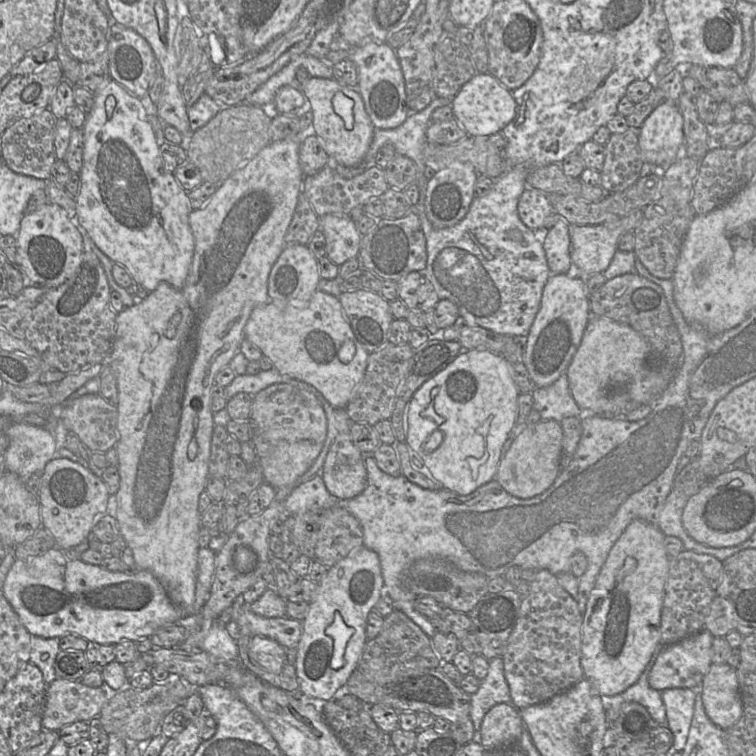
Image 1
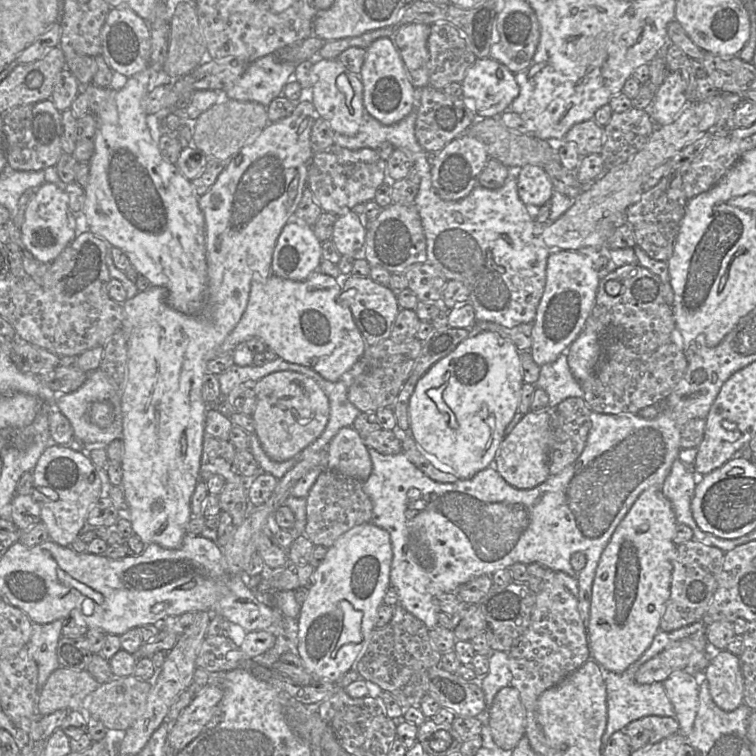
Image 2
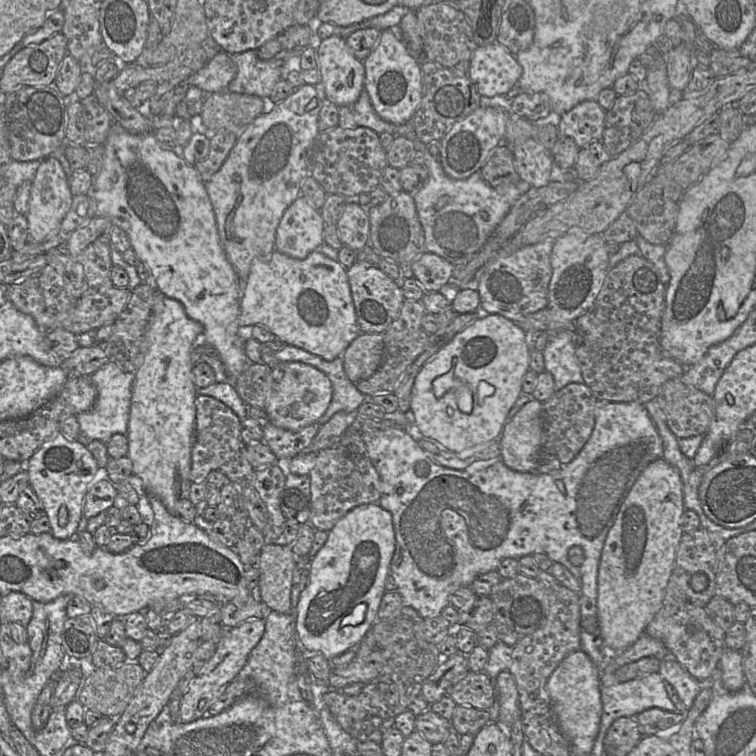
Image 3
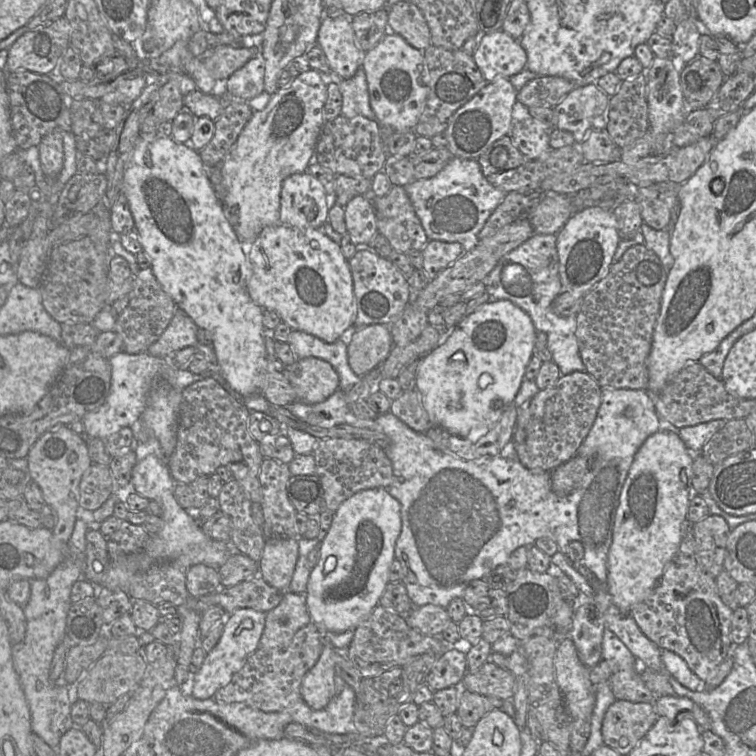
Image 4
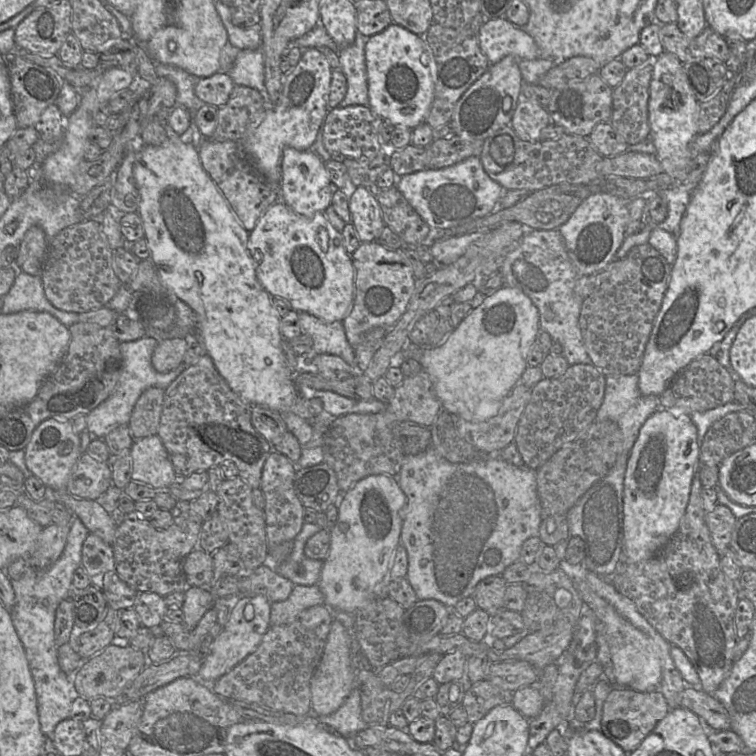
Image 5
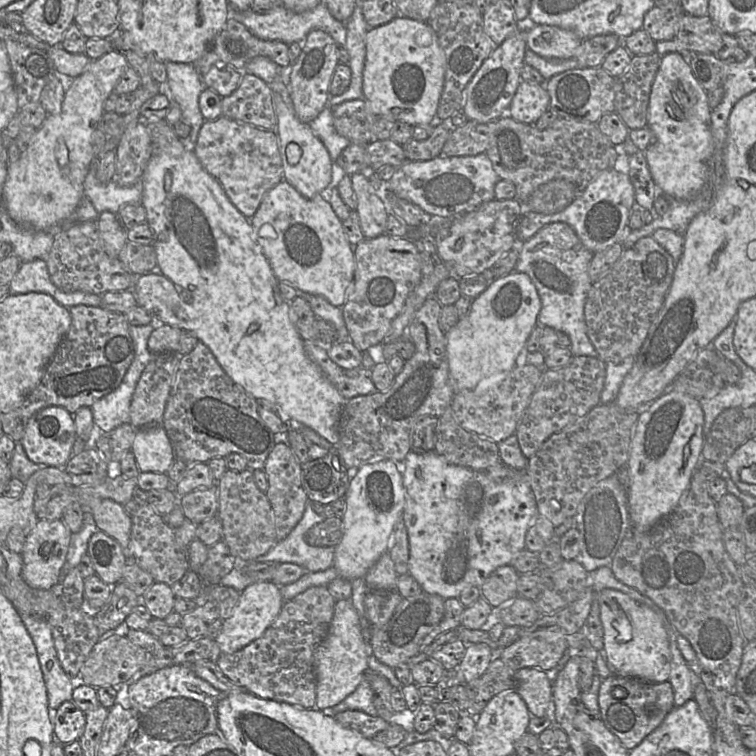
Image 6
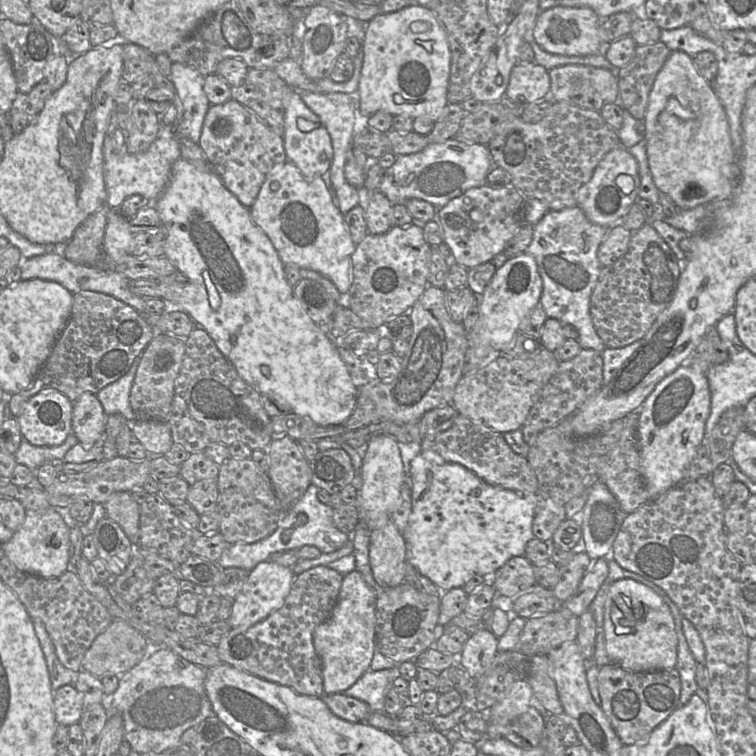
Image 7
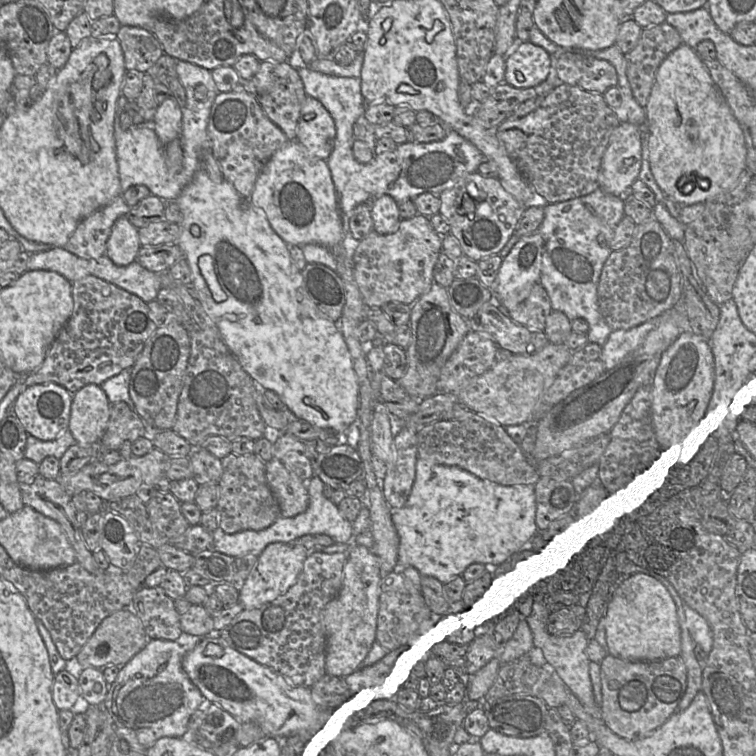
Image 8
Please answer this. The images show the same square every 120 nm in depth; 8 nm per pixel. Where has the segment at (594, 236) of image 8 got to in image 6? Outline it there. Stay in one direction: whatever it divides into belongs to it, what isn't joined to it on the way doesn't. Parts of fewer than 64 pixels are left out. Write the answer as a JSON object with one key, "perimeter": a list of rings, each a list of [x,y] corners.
{"perimeter":[[[553,222],[546,224],[526,242],[521,243],[515,265],[515,271],[529,276],[540,296],[538,322],[566,333],[571,341],[570,350],[573,356],[598,357],[598,352],[588,337],[584,315],[586,298],[593,285],[588,273],[593,255],[569,224]]]}

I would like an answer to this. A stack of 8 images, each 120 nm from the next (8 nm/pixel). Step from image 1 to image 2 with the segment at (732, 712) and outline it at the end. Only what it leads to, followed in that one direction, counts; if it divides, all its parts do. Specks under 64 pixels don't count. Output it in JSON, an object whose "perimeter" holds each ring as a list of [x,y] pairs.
{"perimeter":[[[727,649],[712,653],[712,659],[704,671],[714,703],[730,712],[744,702],[744,680],[740,657]]]}

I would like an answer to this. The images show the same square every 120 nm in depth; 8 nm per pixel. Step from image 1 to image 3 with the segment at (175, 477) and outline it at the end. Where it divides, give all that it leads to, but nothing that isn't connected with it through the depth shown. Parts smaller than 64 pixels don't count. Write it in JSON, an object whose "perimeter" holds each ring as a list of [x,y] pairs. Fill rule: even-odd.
{"perimeter":[[[303,84],[285,100],[275,104],[269,113],[262,113],[243,130],[220,169],[205,183],[218,228],[218,234],[228,261],[240,281],[240,301],[254,259],[269,261],[275,251],[276,230],[285,210],[300,195],[306,177],[310,175],[312,147],[320,133],[318,117],[322,100],[314,85]],[[157,288],[155,289],[152,314],[145,333],[146,353],[143,363],[134,372],[127,430],[127,455],[132,461],[133,474],[142,480],[145,492],[157,497],[173,515],[176,515],[177,501],[189,498],[192,484],[189,474],[194,443],[197,390],[193,382],[191,353],[198,344],[205,344],[203,332],[203,326],[186,315],[180,302],[166,297]]]}

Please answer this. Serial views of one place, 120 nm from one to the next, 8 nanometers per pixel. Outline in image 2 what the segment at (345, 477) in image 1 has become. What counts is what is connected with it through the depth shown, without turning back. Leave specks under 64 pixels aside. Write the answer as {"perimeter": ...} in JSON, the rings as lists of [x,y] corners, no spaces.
{"perimeter":[[[351,426],[341,428],[328,445],[326,469],[365,482],[372,462],[364,439]]]}

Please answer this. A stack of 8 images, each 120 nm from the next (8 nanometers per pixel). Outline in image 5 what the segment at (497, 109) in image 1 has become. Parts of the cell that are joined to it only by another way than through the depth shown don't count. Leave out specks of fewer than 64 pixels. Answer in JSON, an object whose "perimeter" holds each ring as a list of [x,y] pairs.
{"perimeter":[[[506,17],[485,22],[480,29],[478,42],[490,65],[508,55],[518,61],[539,58],[534,39],[524,28],[515,26]]]}

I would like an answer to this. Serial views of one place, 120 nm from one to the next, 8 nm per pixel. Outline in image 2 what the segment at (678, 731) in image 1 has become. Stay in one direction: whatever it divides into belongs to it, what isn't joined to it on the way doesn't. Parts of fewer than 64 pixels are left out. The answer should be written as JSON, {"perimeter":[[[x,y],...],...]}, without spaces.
{"perimeter":[[[676,670],[662,683],[674,707],[679,732],[688,738],[693,730],[699,707],[699,677],[683,670]]]}

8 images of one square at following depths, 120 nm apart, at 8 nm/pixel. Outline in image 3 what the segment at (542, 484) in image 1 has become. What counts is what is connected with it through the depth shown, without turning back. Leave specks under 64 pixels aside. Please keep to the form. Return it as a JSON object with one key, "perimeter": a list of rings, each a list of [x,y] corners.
{"perimeter":[[[532,399],[508,421],[500,436],[500,458],[516,472],[536,472],[543,437],[543,403]]]}

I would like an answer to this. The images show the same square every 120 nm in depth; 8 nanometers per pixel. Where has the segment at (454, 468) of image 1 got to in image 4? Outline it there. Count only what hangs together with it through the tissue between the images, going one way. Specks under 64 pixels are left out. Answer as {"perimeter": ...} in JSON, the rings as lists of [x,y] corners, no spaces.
{"perimeter":[[[498,300],[495,302],[487,302],[483,304],[474,313],[465,316],[455,327],[447,340],[433,349],[430,353],[420,359],[417,367],[416,390],[419,392],[423,406],[428,414],[432,426],[439,426],[448,431],[451,435],[467,438],[472,442],[476,442],[479,438],[487,434],[498,422],[503,411],[511,404],[519,391],[521,383],[524,380],[526,367],[532,357],[535,349],[536,329],[532,323],[530,316],[521,308],[510,302],[509,300]]]}

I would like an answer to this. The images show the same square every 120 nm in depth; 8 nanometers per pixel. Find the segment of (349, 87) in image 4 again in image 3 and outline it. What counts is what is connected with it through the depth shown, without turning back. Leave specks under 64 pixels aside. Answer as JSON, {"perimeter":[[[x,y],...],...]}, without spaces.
{"perimeter":[[[365,90],[361,92],[355,103],[338,107],[338,109],[338,126],[342,128],[367,127],[379,135],[387,132],[393,136],[404,136],[413,142],[415,150],[421,151],[423,155],[424,151],[428,151],[428,146],[417,138],[412,119],[400,125],[381,119],[374,111],[368,93]]]}

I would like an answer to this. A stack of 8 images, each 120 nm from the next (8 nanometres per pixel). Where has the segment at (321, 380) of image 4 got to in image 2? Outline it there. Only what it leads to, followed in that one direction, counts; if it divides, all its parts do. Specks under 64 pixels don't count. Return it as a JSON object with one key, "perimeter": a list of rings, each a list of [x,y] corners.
{"perimeter":[[[296,371],[270,373],[257,381],[257,403],[252,417],[255,434],[265,454],[283,462],[298,455],[324,431],[330,413],[329,400],[310,377]]]}

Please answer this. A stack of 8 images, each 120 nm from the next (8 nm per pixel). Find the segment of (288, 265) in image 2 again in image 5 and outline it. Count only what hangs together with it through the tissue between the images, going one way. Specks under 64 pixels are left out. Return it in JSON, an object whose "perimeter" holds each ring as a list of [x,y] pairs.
{"perimeter":[[[286,147],[283,150],[281,169],[280,200],[293,212],[312,217],[316,213],[325,212],[331,205],[334,185],[331,183],[324,161],[314,150],[298,151]]]}

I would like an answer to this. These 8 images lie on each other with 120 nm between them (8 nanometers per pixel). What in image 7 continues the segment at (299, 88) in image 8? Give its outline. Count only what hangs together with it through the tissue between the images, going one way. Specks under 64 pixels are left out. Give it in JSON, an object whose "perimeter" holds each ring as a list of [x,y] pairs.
{"perimeter":[[[252,68],[243,83],[231,87],[231,99],[249,109],[283,138],[286,87],[289,86],[273,69]]]}

